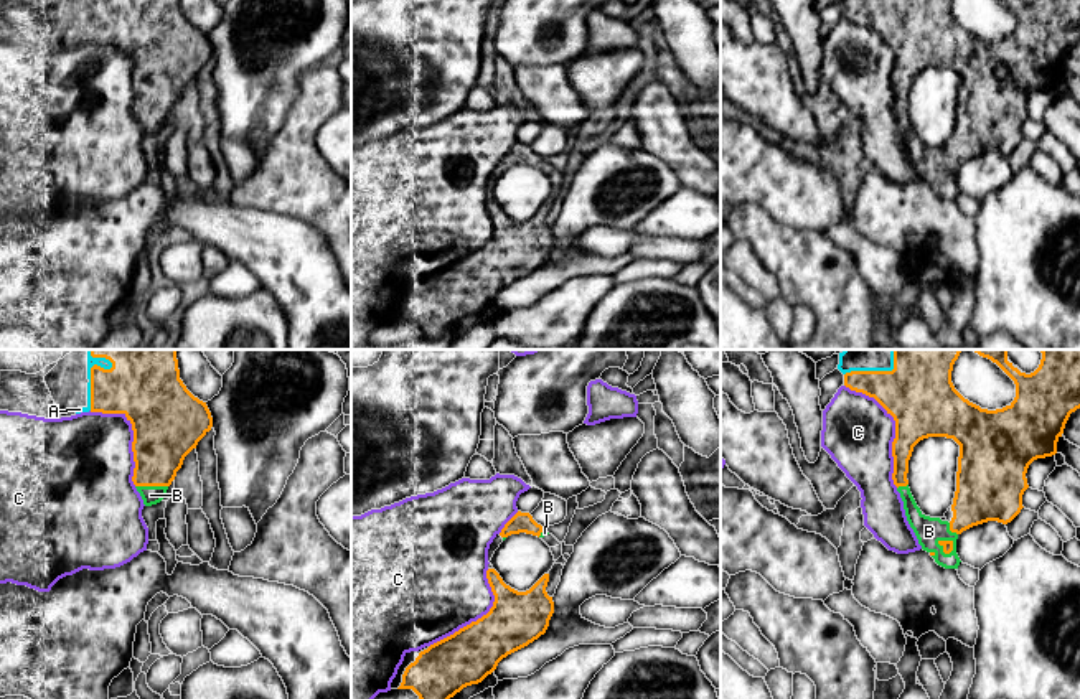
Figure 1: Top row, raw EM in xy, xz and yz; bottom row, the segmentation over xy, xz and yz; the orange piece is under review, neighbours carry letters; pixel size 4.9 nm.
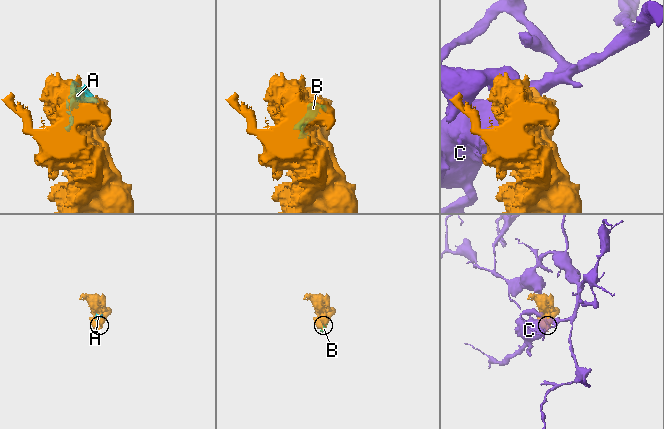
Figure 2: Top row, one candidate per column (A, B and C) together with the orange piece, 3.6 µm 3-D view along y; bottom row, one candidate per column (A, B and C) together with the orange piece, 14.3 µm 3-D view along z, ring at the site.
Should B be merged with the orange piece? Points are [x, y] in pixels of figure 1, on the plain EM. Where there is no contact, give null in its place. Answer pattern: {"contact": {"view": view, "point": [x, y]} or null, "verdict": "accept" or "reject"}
{"contact": {"view": "xy", "point": [152, 116]}, "verdict": "accept"}

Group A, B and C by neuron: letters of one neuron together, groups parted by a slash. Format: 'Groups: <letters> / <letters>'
Groups: A B / C

